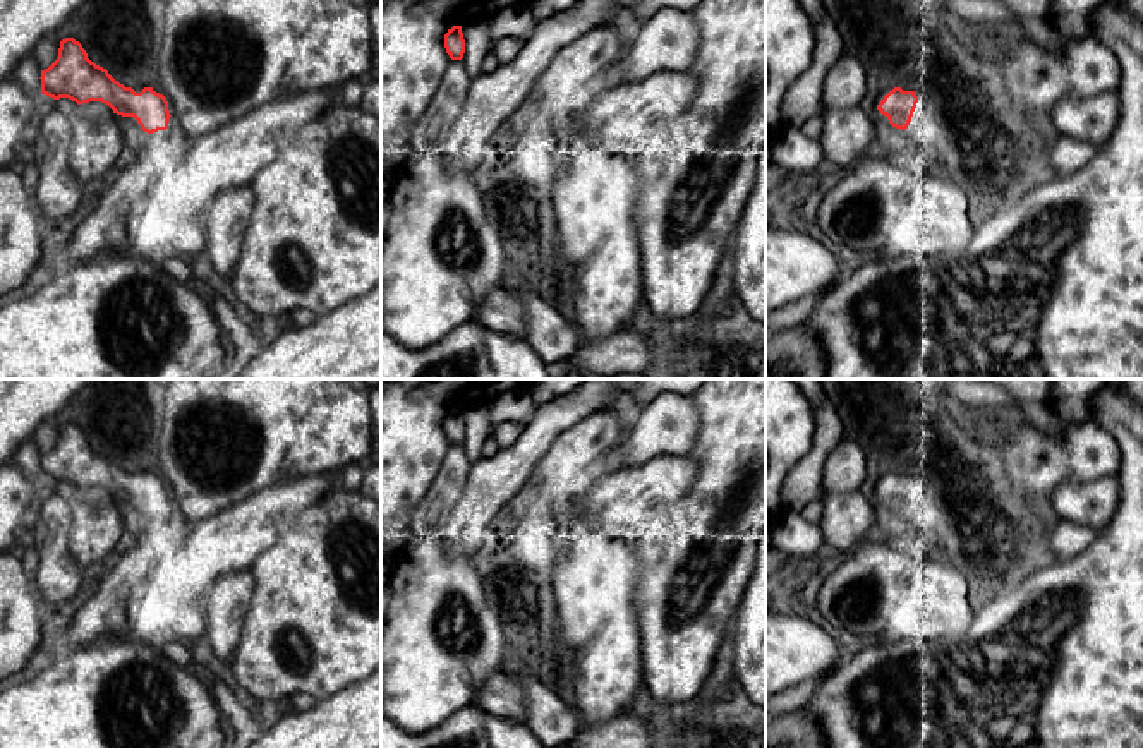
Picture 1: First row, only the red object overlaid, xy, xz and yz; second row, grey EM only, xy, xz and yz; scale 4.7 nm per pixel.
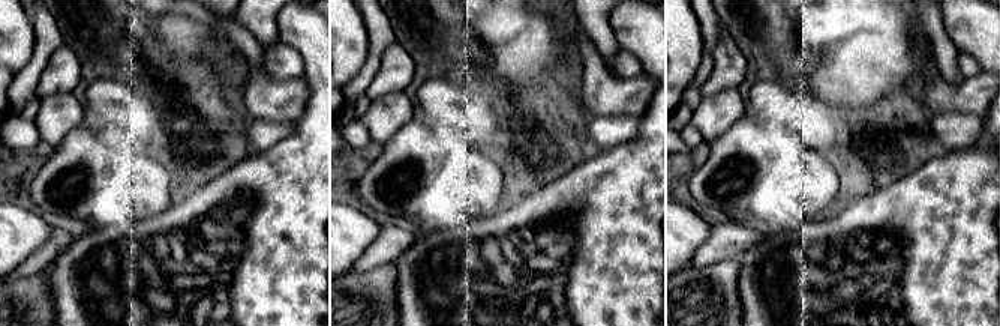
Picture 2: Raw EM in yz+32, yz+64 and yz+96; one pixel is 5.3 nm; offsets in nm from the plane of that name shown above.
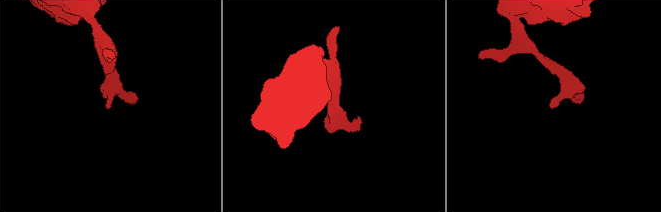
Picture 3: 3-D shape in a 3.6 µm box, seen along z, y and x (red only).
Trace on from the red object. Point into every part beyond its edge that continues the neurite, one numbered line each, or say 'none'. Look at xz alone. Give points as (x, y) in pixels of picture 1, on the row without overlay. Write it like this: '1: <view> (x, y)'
none

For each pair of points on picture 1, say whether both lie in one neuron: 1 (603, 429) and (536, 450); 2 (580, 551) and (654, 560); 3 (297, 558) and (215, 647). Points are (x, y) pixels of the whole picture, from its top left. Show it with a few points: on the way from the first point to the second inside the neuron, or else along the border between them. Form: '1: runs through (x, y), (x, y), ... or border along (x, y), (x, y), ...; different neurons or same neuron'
1: border along (582, 419), (568, 426), (553, 441), (531, 477); different neurons
2: border along (641, 532), (635, 542), (637, 584), (632, 597); different neurons
3: border along (253, 575), (253, 597), (234, 654); different neurons

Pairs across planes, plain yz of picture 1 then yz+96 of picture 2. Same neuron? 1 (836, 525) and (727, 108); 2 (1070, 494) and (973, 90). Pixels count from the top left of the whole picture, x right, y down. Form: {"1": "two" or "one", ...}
{"1": "one", "2": "one"}

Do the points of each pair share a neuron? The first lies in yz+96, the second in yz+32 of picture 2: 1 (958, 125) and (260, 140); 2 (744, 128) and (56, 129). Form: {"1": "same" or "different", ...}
{"1": "same", "2": "different"}

